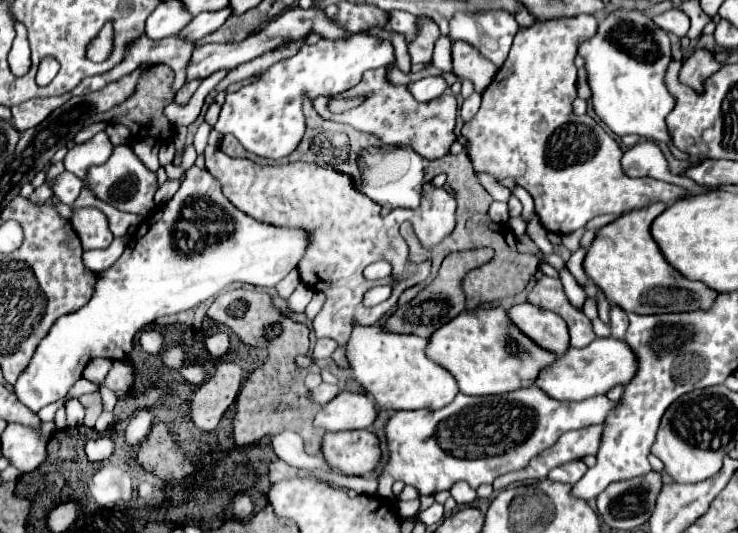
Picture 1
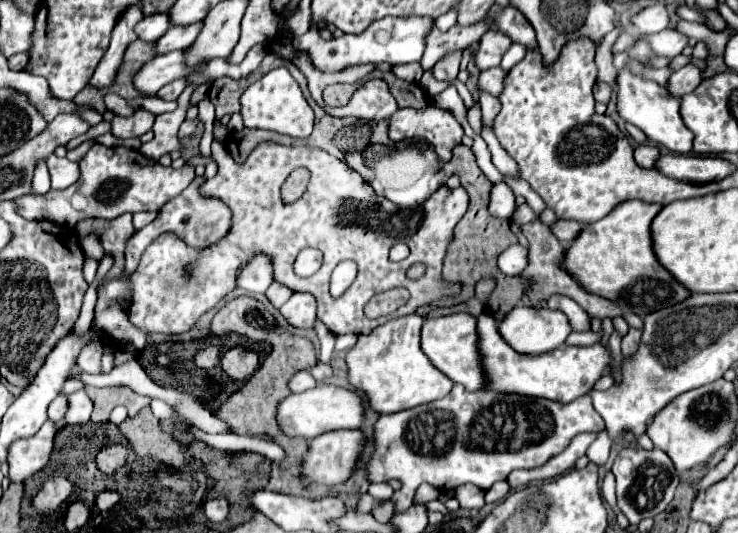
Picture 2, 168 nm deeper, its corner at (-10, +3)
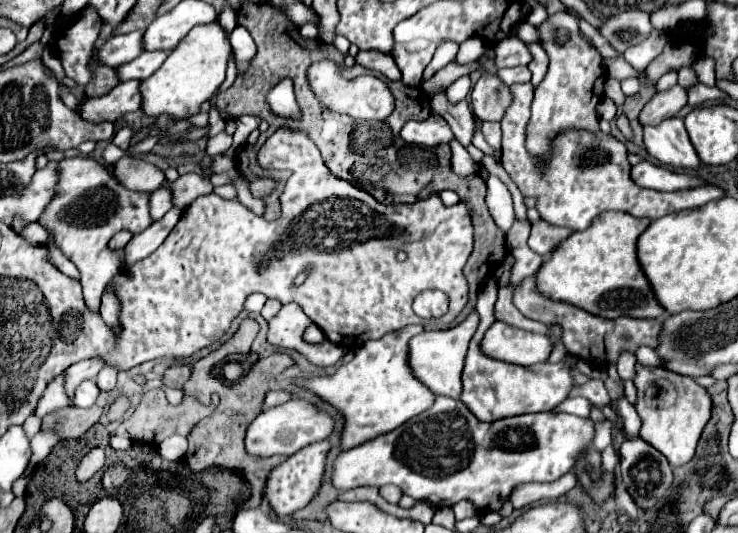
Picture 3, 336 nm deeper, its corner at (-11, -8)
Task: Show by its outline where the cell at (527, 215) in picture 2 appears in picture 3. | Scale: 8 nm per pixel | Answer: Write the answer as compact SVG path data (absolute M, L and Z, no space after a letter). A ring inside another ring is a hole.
M537 221L531 225L531 235L529 235L529 247L547 257L551 251L555 251L559 247L561 241L569 239L573 233L573 229L569 227L557 227L557 225L551 225L547 221Z

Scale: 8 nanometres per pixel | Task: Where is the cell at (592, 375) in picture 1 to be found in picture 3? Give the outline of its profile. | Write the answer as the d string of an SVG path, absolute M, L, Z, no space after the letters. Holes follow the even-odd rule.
M489 275L479 291L477 301L477 313L481 317L479 327L471 339L469 353L465 359L463 369L463 393L461 401L471 409L471 413L481 421L497 421L511 415L523 415L523 413L539 413L539 411L553 411L559 403L563 403L571 389L575 387L575 379L571 375L571 369L565 363L537 363L531 367L513 365L507 361L491 359L489 355L481 353L481 341L489 325L495 323L493 305L497 301L497 279Z

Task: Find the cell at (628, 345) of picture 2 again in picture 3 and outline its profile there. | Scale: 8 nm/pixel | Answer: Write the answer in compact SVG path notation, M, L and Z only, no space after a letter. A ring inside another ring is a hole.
M635 363L633 383L637 387L635 409L641 417L641 439L661 451L671 467L681 467L695 457L695 447L701 439L703 427L711 419L713 399L705 387L691 377L681 377L661 367L643 367Z

